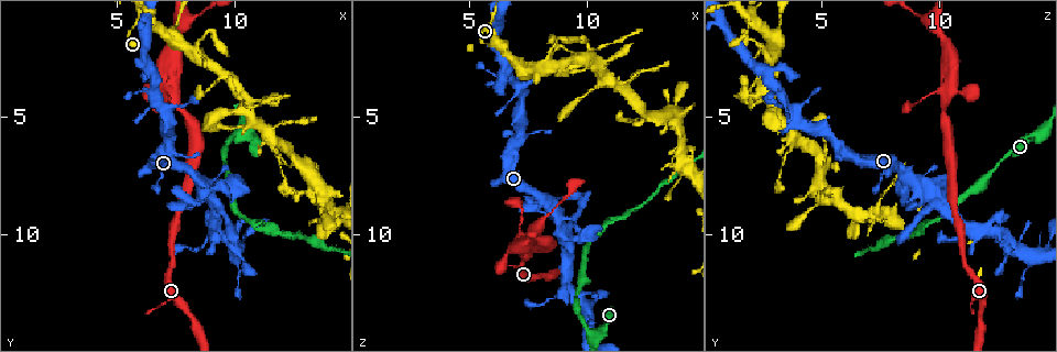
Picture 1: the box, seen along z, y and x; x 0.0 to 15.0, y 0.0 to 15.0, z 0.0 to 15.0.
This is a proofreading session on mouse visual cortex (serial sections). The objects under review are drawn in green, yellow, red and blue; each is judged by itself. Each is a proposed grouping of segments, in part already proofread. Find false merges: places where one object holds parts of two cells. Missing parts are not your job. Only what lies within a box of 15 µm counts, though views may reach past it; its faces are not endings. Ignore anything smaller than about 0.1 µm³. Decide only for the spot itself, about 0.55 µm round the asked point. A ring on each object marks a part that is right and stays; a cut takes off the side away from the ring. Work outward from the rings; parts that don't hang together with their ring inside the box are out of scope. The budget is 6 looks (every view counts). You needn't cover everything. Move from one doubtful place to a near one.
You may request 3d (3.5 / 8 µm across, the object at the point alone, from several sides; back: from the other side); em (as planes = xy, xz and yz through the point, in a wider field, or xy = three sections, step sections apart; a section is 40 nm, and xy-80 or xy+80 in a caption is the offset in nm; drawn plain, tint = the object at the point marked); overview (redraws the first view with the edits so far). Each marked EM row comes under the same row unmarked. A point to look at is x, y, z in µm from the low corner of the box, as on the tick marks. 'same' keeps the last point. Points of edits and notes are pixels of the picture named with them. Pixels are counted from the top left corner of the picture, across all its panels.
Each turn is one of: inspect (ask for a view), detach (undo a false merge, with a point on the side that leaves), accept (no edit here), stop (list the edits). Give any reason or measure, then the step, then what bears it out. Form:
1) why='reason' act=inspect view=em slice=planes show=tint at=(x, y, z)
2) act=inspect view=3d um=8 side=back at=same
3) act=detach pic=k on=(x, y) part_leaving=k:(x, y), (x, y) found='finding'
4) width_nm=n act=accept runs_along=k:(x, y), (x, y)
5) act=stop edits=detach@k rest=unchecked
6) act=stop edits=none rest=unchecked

why='narrows sharply' act=inspect view=3d um=3.5 at=(10.3, 5.7, 14.3)

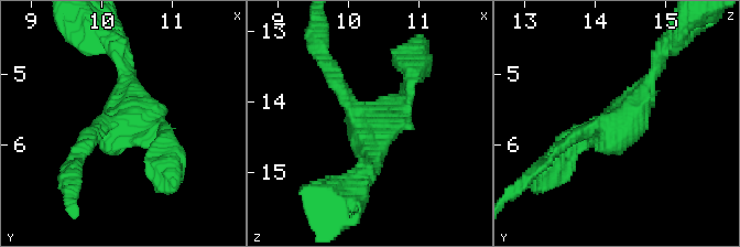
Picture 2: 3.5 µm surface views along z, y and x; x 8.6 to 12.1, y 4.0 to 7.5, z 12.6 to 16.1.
why='now the EM' act=inspect view=em slice=xy step=5 show=tint at=(10.35, 5.75, 14.25)

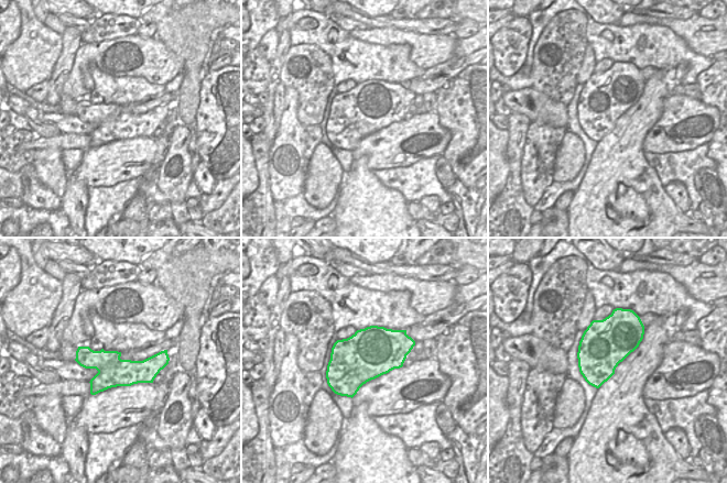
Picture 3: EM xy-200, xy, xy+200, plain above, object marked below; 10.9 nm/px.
act=accept runs_along=3:(162, 355), (149, 369), (78, 359) found='continuous, no second cell'

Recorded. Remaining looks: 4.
act=inspect view=3d um=8 side=back at=(10.0, 10.5, 13.1)

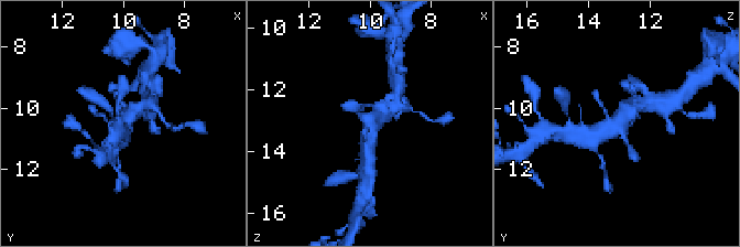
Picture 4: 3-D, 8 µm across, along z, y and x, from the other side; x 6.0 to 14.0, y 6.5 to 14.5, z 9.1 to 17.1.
why='need the tissue' act=inspect view=em slice=xy step=5 show=tint at=(10.0, 10.6, 13.1)

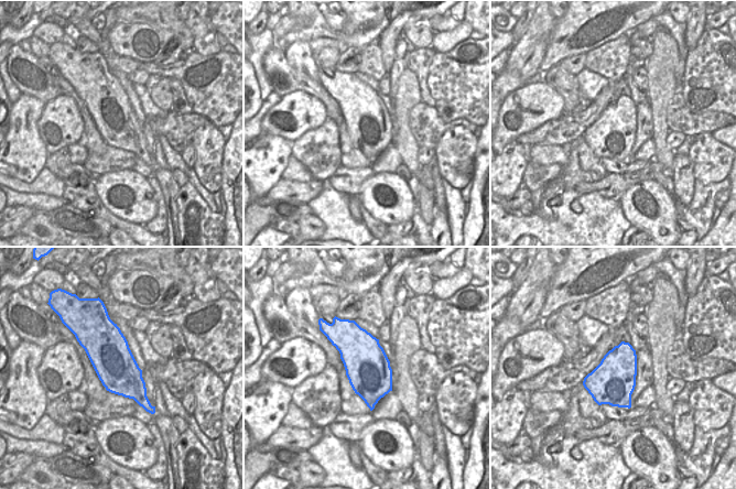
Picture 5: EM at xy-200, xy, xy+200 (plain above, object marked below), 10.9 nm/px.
act=accept runs_along=4:(629, 105), (612, 129), (586, 136) found='all the same cell'

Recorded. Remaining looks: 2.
why='thick turns thin' act=inspect view=3d um=8 at=(10.0, 3.7, 2.6)

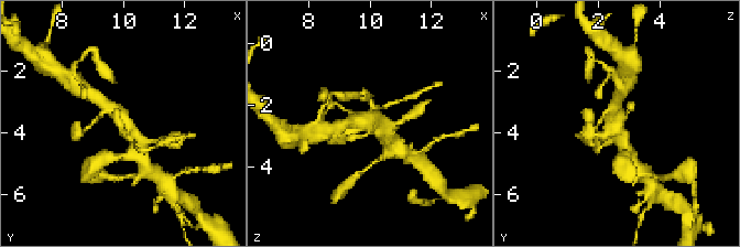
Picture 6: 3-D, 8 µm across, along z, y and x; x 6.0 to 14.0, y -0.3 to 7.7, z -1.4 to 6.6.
why='need the tissue' act=inspect view=em slice=planes show=tint at=(10.2, 3.7, 2.5)

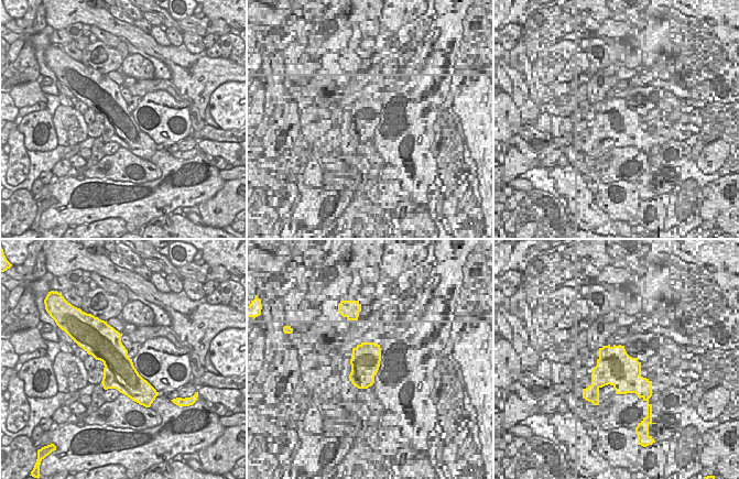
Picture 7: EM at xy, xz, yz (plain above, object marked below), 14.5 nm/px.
act=accept runs_along=6:(102, 103), (126, 120), (138, 150) found='continuous, no second cell'

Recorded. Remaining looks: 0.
act=stop edits=none rest=unchecked

